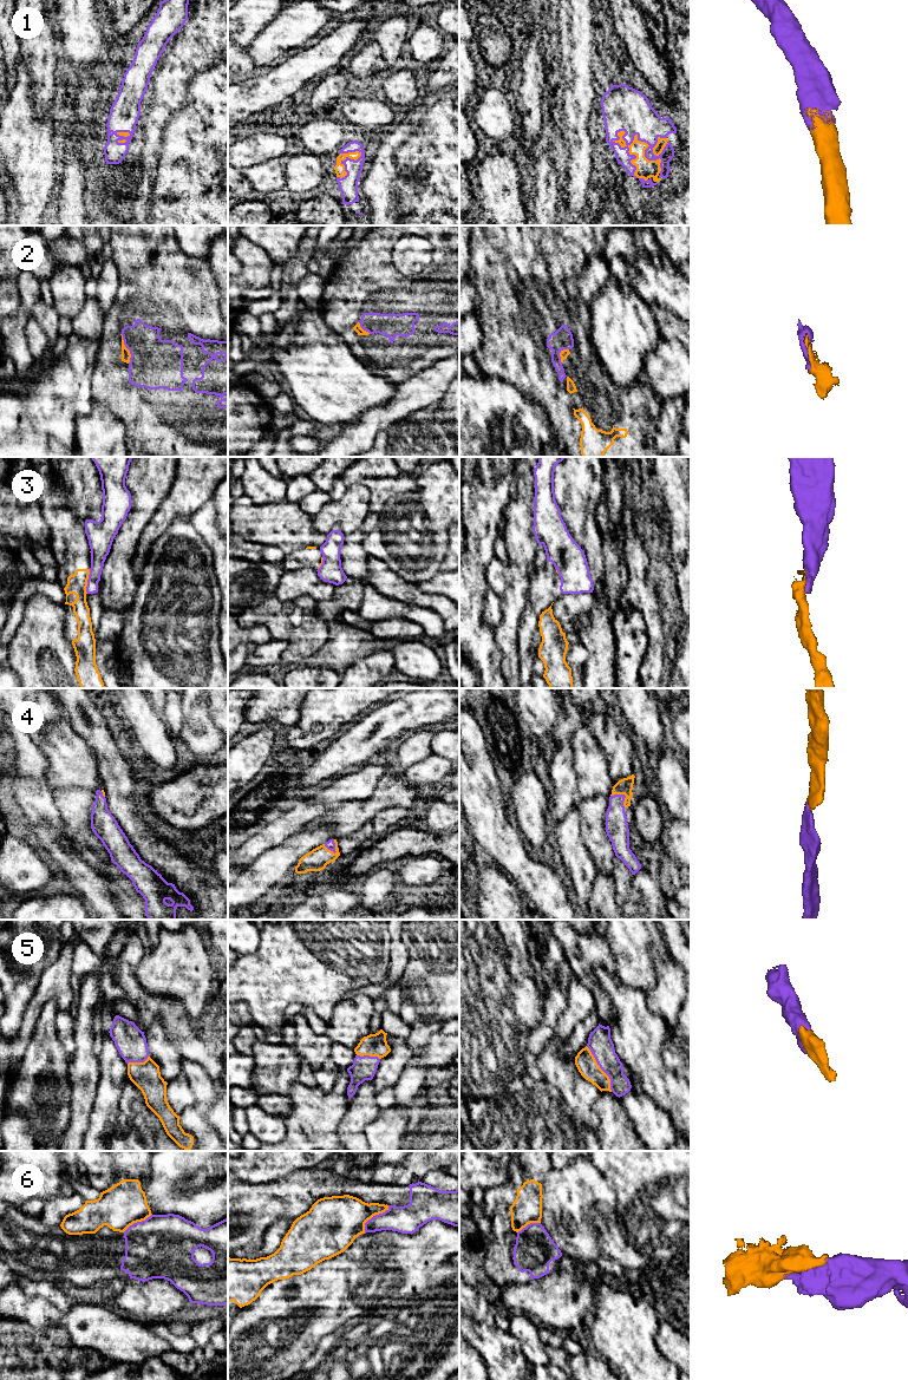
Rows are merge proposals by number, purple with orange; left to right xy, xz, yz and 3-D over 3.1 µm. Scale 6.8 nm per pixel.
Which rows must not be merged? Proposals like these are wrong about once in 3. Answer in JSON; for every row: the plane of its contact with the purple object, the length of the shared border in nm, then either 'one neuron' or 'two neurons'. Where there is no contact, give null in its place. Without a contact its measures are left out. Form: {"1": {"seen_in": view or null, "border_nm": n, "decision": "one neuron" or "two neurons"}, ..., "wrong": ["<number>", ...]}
{"1": {"seen_in": "yz", "border_nm": 400, "decision": "one neuron"}, "2": {"seen_in": "xy", "border_nm": 200, "decision": "one neuron"}, "3": {"seen_in": "xy", "border_nm": 170, "decision": "two neurons"}, "4": {"seen_in": "yz", "border_nm": 130, "decision": "one neuron"}, "5": {"seen_in": "yz", "border_nm": 360, "decision": "one neuron"}, "6": {"seen_in": "xz", "border_nm": 260, "decision": "two neurons"}, "wrong": ["3", "6"]}

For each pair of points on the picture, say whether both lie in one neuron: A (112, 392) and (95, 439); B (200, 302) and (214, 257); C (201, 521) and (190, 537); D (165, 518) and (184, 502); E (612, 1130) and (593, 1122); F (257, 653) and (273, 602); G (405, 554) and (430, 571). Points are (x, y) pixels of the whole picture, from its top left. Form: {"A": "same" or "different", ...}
{"A": "different", "B": "different", "C": "different", "D": "same", "E": "different", "F": "different", "G": "same"}

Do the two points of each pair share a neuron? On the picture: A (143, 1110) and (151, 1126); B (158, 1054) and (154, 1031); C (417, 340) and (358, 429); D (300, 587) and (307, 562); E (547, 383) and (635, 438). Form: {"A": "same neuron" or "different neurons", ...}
{"A": "same neuron", "B": "same neuron", "C": "different neurons", "D": "different neurons", "E": "same neuron"}

